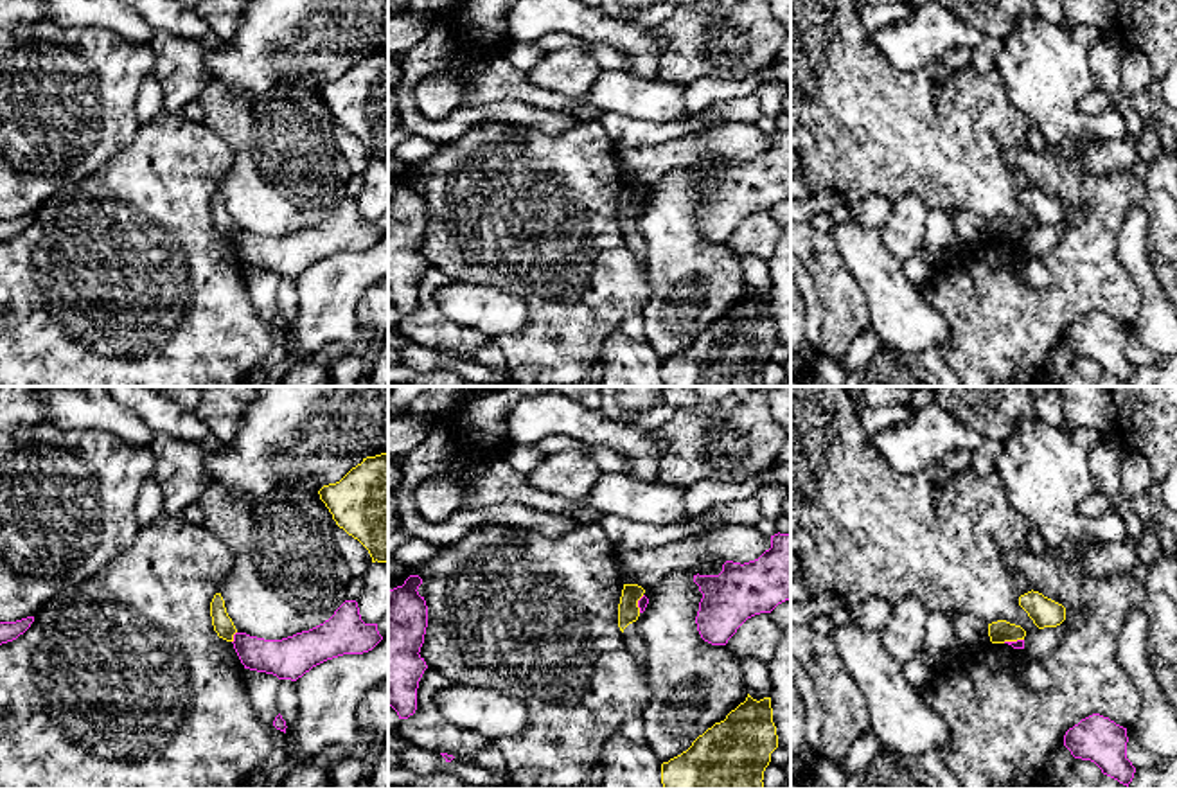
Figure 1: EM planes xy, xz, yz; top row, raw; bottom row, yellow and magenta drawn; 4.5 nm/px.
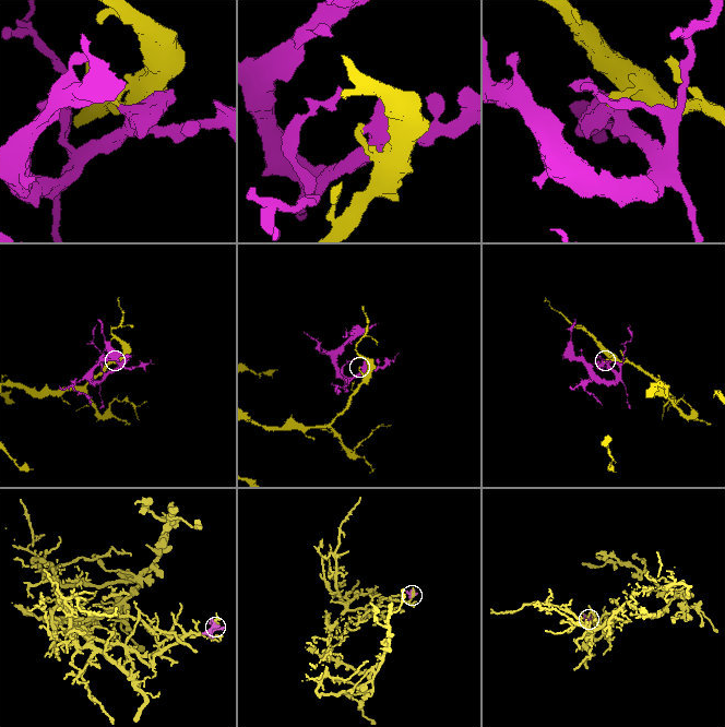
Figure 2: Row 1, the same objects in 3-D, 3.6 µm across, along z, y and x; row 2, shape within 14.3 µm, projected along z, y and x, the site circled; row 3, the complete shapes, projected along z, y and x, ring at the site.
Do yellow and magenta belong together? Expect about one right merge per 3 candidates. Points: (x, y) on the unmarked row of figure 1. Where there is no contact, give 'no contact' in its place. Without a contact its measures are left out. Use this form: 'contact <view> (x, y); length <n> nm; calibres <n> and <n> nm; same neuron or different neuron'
contact xy (232, 234); length 60 nm; calibres 90 and 170 nm; different neuron

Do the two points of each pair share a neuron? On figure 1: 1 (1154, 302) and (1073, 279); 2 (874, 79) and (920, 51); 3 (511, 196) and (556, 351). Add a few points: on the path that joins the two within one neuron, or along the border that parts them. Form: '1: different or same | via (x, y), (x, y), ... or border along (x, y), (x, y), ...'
1: different | border along (1122, 263), (1141, 295), (1141, 308), (1132, 326)
2: different | border along (870, 33), (881, 54), (895, 69), (924, 69)
3: same | via (548, 234), (556, 243), (556, 313)

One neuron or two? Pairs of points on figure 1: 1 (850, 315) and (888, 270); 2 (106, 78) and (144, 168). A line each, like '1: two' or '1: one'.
1: two
2: two

